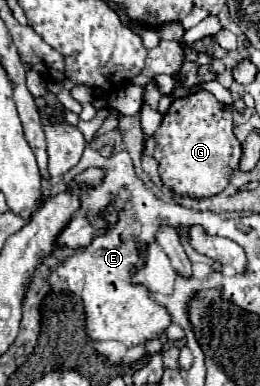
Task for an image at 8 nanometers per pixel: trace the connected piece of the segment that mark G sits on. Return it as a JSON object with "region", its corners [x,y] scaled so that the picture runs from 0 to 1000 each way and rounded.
{"region":[[[758,236],[719,251],[673,256],[650,288],[627,298],[619,329],[596,339],[596,412],[612,417],[612,453],[635,484],[665,495],[665,505],[719,505],[742,516],[788,516],[850,500],[919,427],[927,370],[896,350],[896,308],[888,288],[858,288],[850,267],[804,236]]]}

